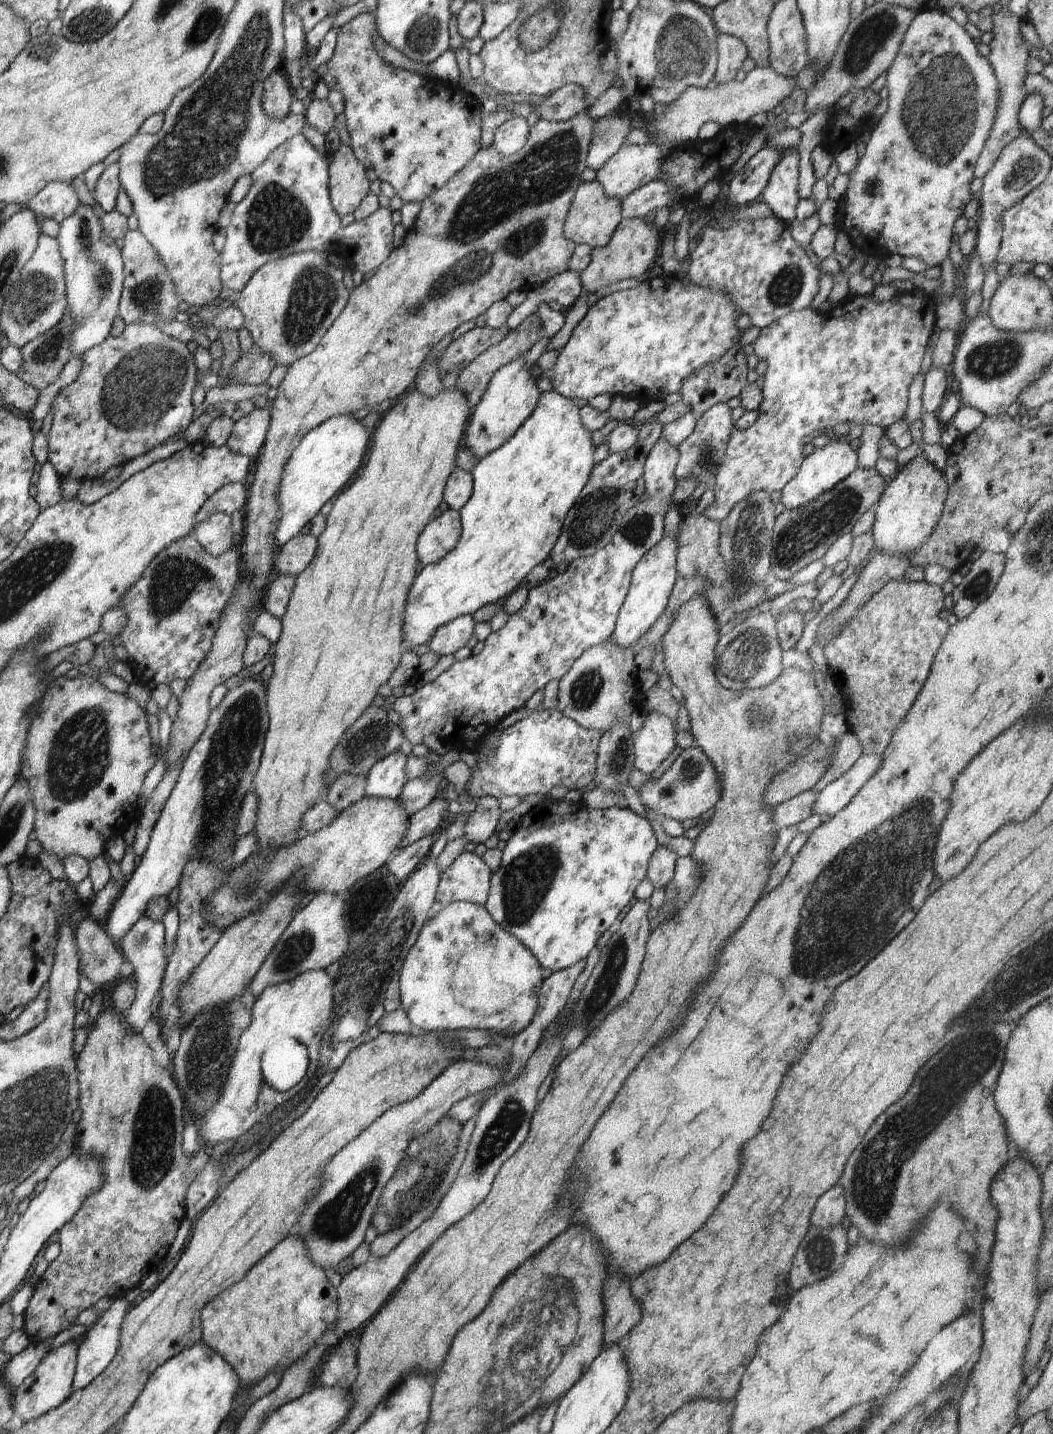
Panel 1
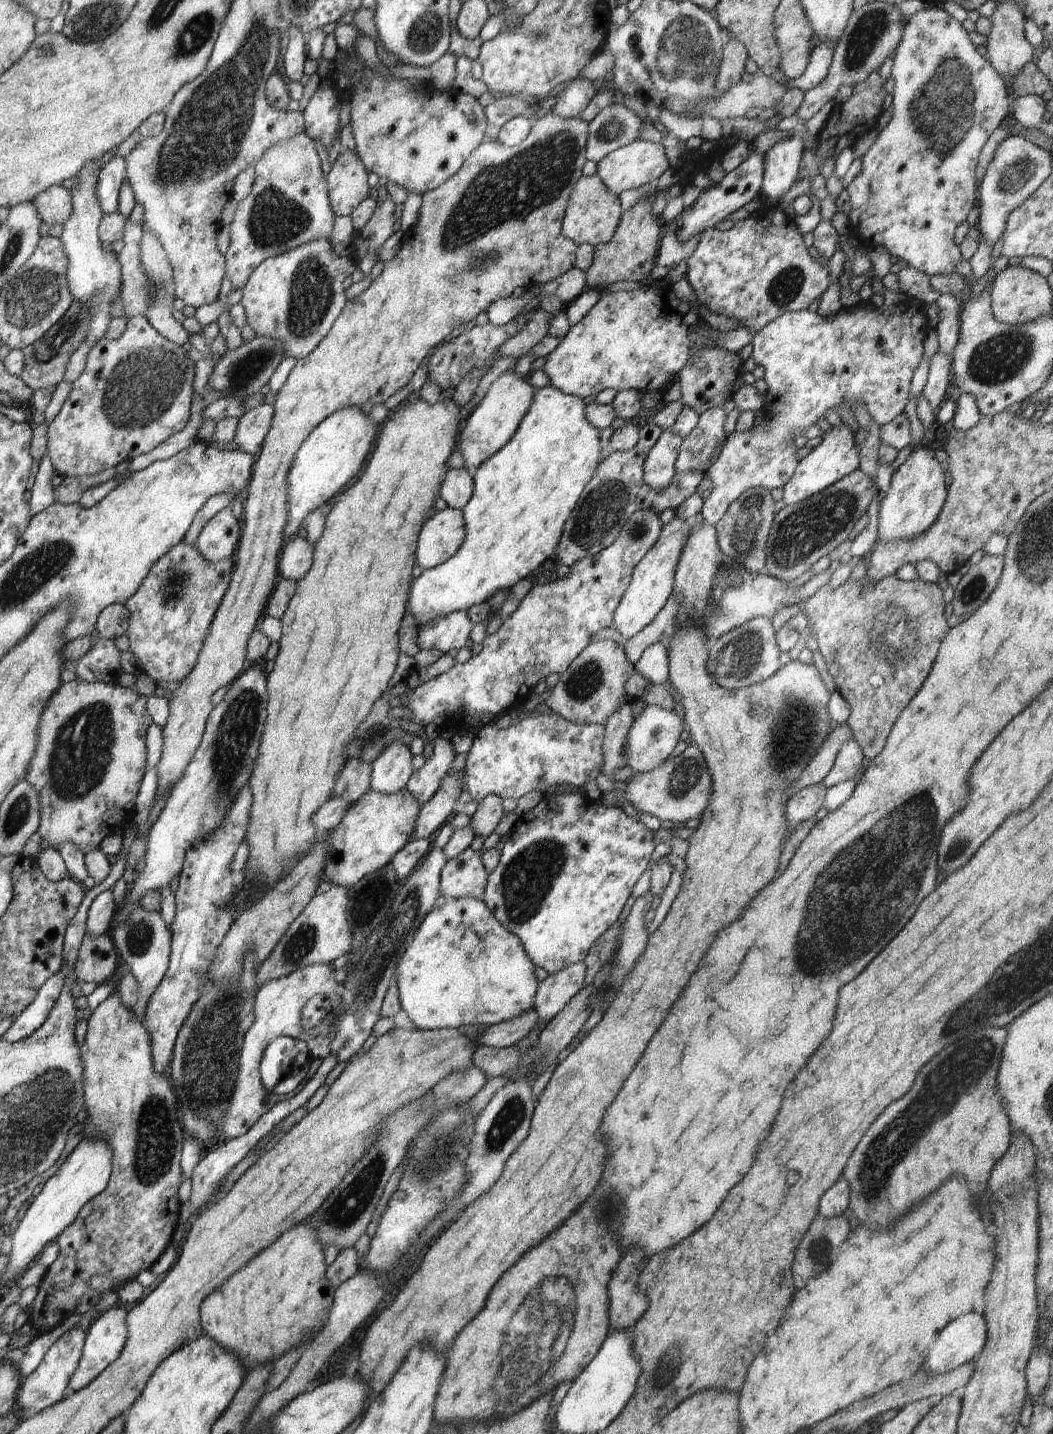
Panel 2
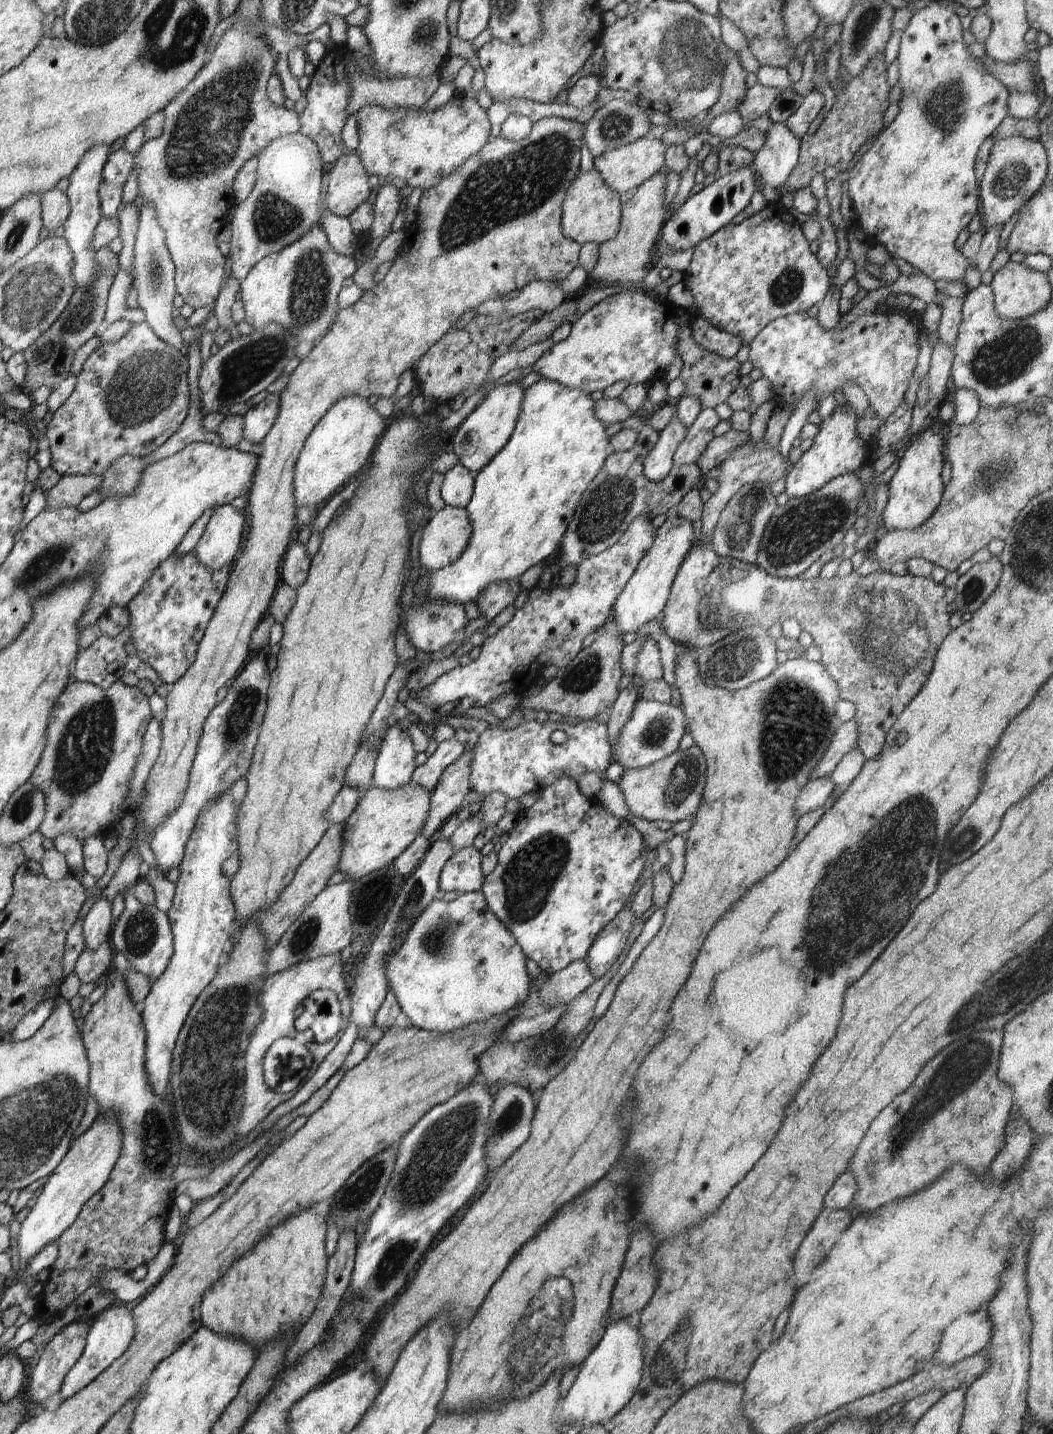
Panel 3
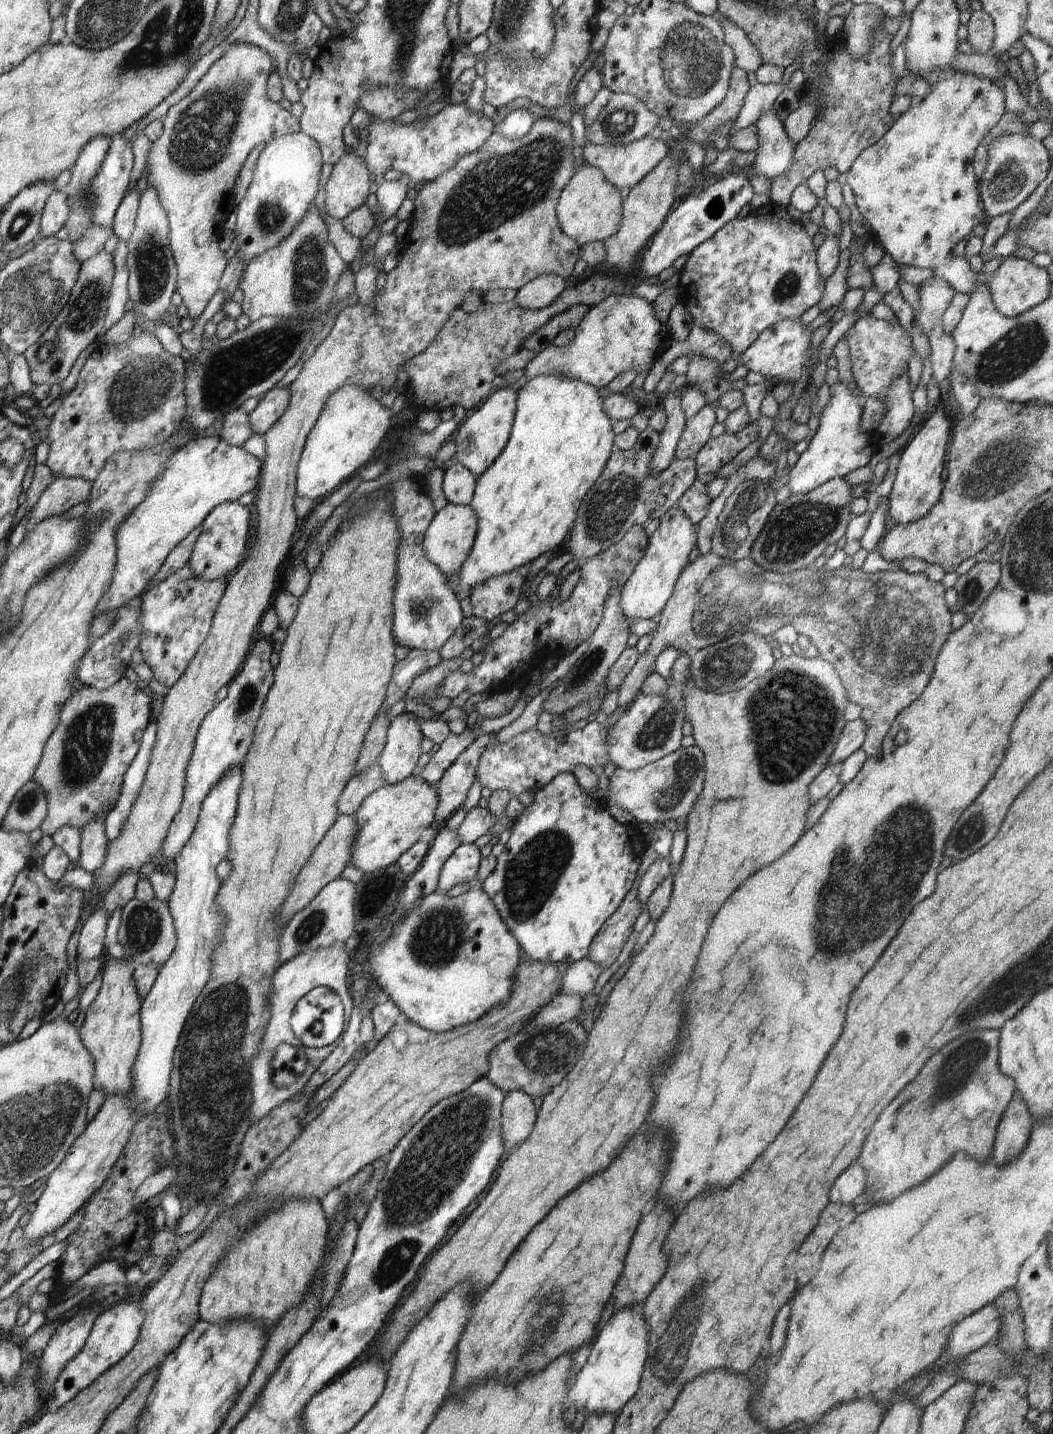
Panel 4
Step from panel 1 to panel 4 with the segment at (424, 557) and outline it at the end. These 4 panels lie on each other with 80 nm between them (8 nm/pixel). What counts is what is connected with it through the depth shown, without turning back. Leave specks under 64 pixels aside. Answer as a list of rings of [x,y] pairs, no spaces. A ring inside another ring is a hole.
[[[449,503],[440,512],[436,512],[424,534],[422,546],[426,558],[447,578],[456,576],[458,570],[460,570],[460,566],[464,564],[464,560],[468,558],[468,554],[472,550],[474,538],[476,538],[476,528],[476,514],[472,512],[472,508],[469,505],[464,506]]]

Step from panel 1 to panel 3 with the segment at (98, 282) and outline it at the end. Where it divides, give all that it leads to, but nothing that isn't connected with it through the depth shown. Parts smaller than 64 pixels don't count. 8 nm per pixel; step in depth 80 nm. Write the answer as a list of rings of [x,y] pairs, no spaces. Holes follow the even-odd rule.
[[[94,146],[85,152],[80,164],[76,166],[76,170],[69,177],[70,186],[65,192],[70,202],[71,212],[62,228],[64,230],[63,238],[66,240],[74,260],[74,266],[72,266],[74,288],[88,286],[98,276],[98,262],[96,262],[96,250],[92,250],[92,238],[94,238],[96,226],[103,217],[98,192],[101,188],[101,175],[108,156],[109,146]]]

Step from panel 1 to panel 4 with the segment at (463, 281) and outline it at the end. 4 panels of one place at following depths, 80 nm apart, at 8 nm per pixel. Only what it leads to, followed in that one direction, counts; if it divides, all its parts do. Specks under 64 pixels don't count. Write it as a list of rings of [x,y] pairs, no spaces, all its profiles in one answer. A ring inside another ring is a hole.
[[[537,119],[532,126],[532,130],[524,136],[524,138],[510,140],[506,138],[500,131],[495,130],[493,134],[484,142],[484,146],[480,148],[480,150],[476,150],[476,152],[472,152],[468,156],[464,156],[464,158],[460,159],[460,162],[456,162],[456,166],[452,166],[450,170],[446,170],[446,173],[440,174],[438,178],[434,178],[432,182],[426,182],[423,184],[423,188],[418,192],[418,196],[414,200],[414,208],[413,215],[411,217],[411,229],[406,232],[406,239],[402,242],[402,251],[398,255],[398,266],[394,268],[388,275],[386,280],[386,284],[382,290],[377,290],[376,296],[372,298],[372,302],[368,304],[368,306],[364,306],[364,304],[354,304],[354,306],[349,306],[344,308],[338,314],[336,318],[336,324],[334,324],[334,328],[330,330],[330,334],[328,337],[321,341],[318,344],[314,354],[302,365],[302,369],[300,371],[300,375],[292,384],[288,386],[290,388],[290,404],[288,404],[288,408],[282,417],[276,422],[270,430],[266,434],[264,434],[264,439],[266,440],[266,458],[261,460],[260,468],[260,477],[258,478],[258,484],[256,484],[256,496],[254,498],[253,504],[256,506],[256,514],[258,514],[256,524],[258,524],[256,528],[256,540],[254,540],[254,546],[252,546],[252,550],[247,553],[244,558],[243,562],[240,562],[238,568],[236,568],[232,574],[228,576],[227,580],[227,588],[225,589],[224,595],[220,600],[220,604],[218,604],[218,609],[214,614],[214,619],[212,620],[212,626],[210,626],[210,632],[208,632],[208,636],[206,636],[206,640],[200,644],[200,648],[198,648],[198,652],[194,656],[192,662],[190,662],[190,666],[186,668],[182,677],[170,687],[168,690],[168,694],[163,698],[164,703],[162,706],[162,711],[160,712],[160,717],[158,719],[158,728],[157,728],[157,738],[156,738],[156,746],[154,746],[154,750],[152,750],[152,758],[150,758],[150,762],[148,764],[148,772],[146,772],[146,778],[144,778],[144,784],[142,784],[142,788],[140,788],[140,794],[138,794],[138,798],[136,798],[136,804],[132,806],[132,812],[128,816],[127,822],[124,822],[124,826],[122,826],[122,832],[120,832],[119,838],[116,838],[114,842],[109,842],[107,848],[106,858],[104,858],[104,864],[100,866],[100,870],[96,870],[92,876],[94,876],[94,886],[90,888],[88,893],[85,892],[86,897],[89,897],[92,894],[96,894],[96,896],[100,896],[102,899],[102,894],[104,894],[104,890],[107,890],[120,878],[120,874],[124,872],[124,870],[132,870],[132,872],[138,872],[140,874],[140,868],[144,866],[146,863],[150,863],[150,858],[161,858],[162,857],[162,842],[164,842],[164,838],[166,838],[166,832],[168,832],[168,828],[170,824],[172,824],[172,820],[176,817],[176,814],[181,811],[182,802],[184,802],[184,786],[186,786],[186,768],[188,768],[188,762],[190,762],[190,758],[194,752],[195,742],[197,738],[197,734],[199,732],[199,728],[204,721],[204,718],[216,707],[216,694],[220,690],[220,688],[226,686],[232,682],[232,680],[238,675],[239,670],[243,667],[244,660],[246,659],[246,655],[248,656],[248,650],[250,650],[250,642],[252,642],[252,634],[254,634],[254,630],[256,630],[256,626],[260,625],[263,616],[267,612],[268,609],[271,608],[274,596],[276,594],[276,578],[278,578],[279,571],[282,569],[280,564],[286,562],[288,557],[290,556],[290,552],[292,550],[292,543],[293,543],[293,536],[294,532],[296,532],[296,528],[298,528],[298,520],[299,518],[295,512],[295,505],[294,505],[294,498],[297,495],[295,490],[296,485],[296,468],[298,462],[301,458],[302,450],[304,449],[306,440],[310,435],[312,428],[316,425],[318,418],[320,418],[320,414],[322,414],[322,410],[324,410],[324,406],[328,402],[328,398],[330,398],[330,394],[334,394],[334,390],[338,390],[342,388],[342,386],[348,386],[348,384],[352,384],[352,386],[360,386],[360,388],[364,388],[366,392],[369,392],[373,387],[380,386],[382,388],[382,392],[386,394],[386,392],[390,392],[392,388],[397,386],[397,374],[400,370],[400,366],[404,366],[408,362],[408,360],[412,360],[414,356],[418,354],[424,353],[424,350],[428,348],[434,342],[434,338],[437,338],[438,334],[440,334],[440,328],[444,326],[448,322],[448,319],[452,316],[454,311],[458,311],[462,308],[464,296],[466,293],[477,293],[479,296],[485,296],[490,290],[496,289],[514,289],[514,290],[521,290],[528,282],[539,278],[540,276],[556,274],[556,276],[560,276],[560,278],[564,279],[567,283],[569,283],[570,278],[572,278],[572,273],[574,271],[575,265],[579,260],[579,256],[581,254],[581,248],[578,243],[576,243],[572,238],[568,238],[566,234],[562,233],[558,223],[558,216],[556,216],[556,206],[558,206],[558,200],[560,198],[560,194],[562,194],[562,190],[564,190],[564,186],[568,185],[568,182],[572,179],[572,176],[576,174],[576,167],[574,166],[574,136],[572,136],[572,127],[569,123],[558,121],[557,119]]]

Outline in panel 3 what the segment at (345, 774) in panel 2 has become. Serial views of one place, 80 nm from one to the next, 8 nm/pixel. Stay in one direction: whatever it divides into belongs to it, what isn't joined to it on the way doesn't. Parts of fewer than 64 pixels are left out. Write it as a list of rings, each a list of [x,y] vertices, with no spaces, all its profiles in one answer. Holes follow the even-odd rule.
[[[366,742],[361,744],[354,759],[350,762],[350,766],[346,768],[344,784],[350,788],[356,788],[362,794],[366,793],[373,785],[373,771],[378,754],[376,748],[370,750],[370,746]]]

